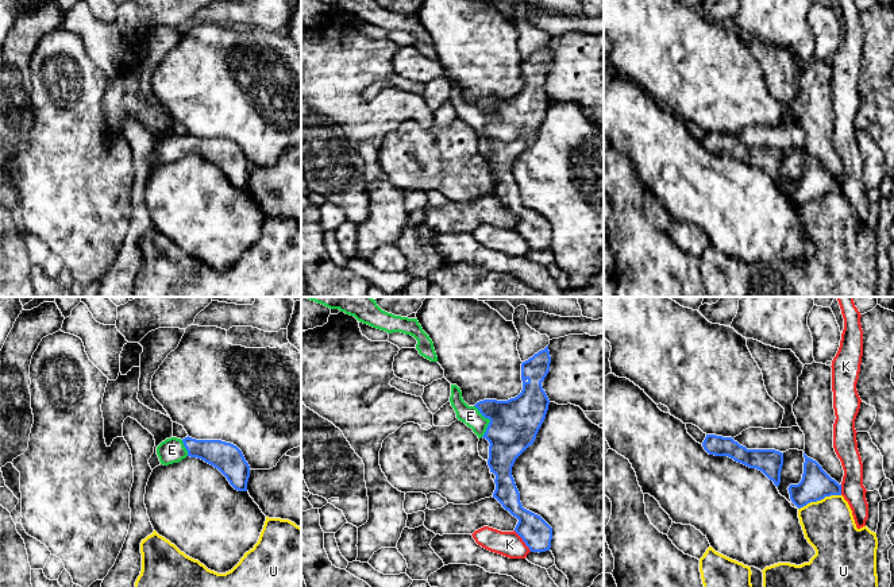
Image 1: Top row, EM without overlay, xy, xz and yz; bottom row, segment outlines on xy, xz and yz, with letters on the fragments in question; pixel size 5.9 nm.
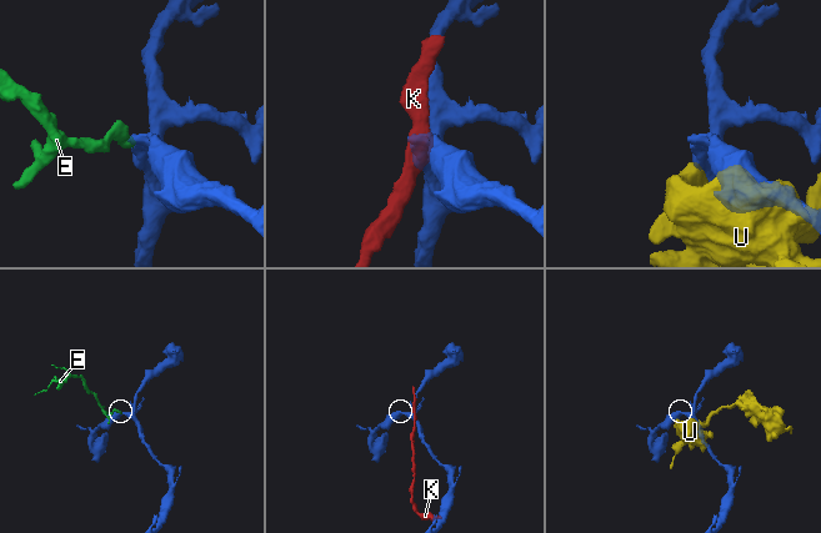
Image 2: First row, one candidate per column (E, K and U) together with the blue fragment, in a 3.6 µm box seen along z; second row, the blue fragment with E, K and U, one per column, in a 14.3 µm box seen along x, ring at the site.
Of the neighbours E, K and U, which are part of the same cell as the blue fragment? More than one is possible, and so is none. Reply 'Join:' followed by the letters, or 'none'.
Join: E

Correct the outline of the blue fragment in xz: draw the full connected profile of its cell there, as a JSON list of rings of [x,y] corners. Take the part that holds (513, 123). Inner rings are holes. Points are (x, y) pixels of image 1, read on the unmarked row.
[[[548,43],[521,61],[521,90],[508,99],[483,97],[469,104],[456,82],[451,82],[450,100],[456,116],[465,120],[478,136],[489,139],[488,163],[496,173],[496,196],[519,217],[515,229],[531,250],[551,246],[552,225],[537,212],[523,205],[520,190],[512,174],[516,157],[533,142],[546,116],[550,97],[542,80],[550,69]]]

